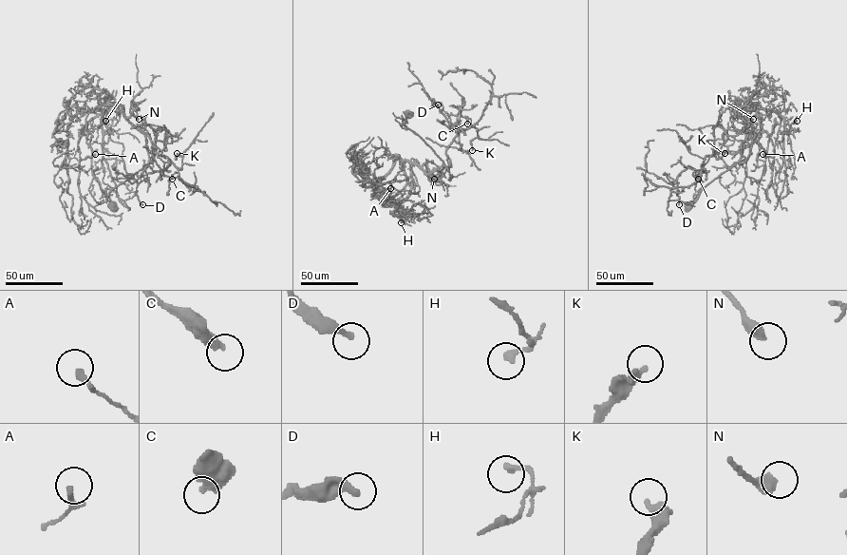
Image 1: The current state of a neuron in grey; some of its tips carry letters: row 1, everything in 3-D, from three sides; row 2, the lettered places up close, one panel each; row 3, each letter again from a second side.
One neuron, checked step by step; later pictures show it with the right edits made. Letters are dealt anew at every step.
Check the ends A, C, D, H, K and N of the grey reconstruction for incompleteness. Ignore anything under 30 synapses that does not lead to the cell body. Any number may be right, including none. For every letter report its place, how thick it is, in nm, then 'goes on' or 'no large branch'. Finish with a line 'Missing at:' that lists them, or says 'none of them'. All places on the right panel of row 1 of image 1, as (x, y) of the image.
A: (762, 154) | 150 nm | no large branch
C: (698, 179) | 400 nm | no large branch
D: (679, 204) | 320 nm | no large branch
H: (797, 121) | 260 nm | no large branch
K: (724, 153) | 320 nm | no large branch
N: (753, 119) | 480 nm | no large branch
Missing at: none of them

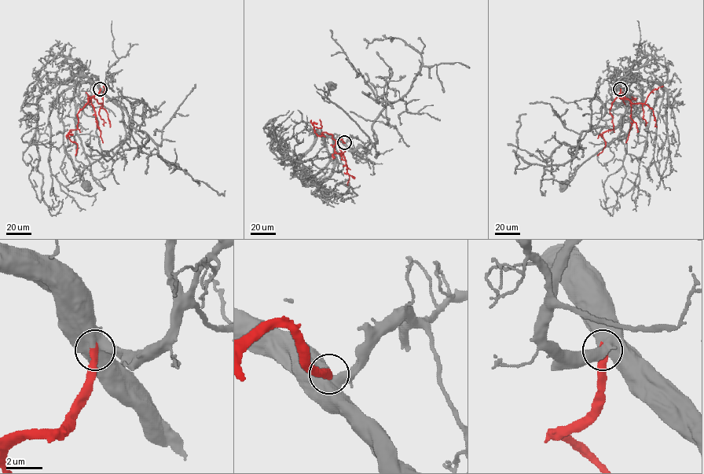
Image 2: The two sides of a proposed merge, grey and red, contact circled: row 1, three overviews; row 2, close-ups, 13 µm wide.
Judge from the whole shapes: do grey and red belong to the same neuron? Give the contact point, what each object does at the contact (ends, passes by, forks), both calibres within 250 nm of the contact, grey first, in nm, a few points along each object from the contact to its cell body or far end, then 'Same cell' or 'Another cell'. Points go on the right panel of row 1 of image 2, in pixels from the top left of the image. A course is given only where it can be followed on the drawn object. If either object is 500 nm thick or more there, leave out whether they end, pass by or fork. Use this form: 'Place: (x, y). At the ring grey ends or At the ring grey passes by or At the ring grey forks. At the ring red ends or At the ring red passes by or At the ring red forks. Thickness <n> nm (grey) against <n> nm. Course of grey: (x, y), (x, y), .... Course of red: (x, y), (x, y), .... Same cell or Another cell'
Place: (620, 89). Thickness 550 nm (grey) against 480 nm. Course of grey: (620, 89), (628, 96), (621, 134), (582, 164), (573, 178), (564, 185). Course of red: (620, 89), (610, 110), (614, 130), (602, 134), (606, 146), (597, 155). Same cell

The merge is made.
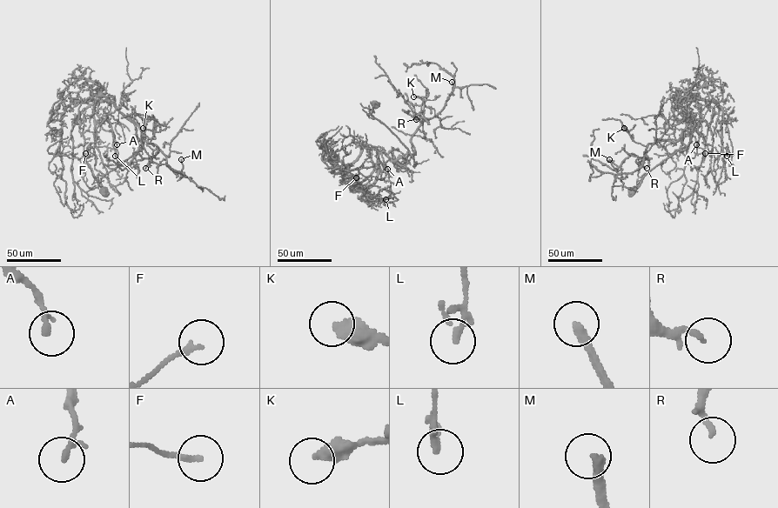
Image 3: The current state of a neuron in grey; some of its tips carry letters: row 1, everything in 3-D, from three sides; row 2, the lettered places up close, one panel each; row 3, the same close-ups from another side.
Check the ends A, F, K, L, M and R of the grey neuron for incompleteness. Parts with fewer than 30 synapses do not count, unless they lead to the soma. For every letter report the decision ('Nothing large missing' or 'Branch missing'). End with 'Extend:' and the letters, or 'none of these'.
A: Nothing large missing
F: Nothing large missing
K: Nothing large missing
L: Nothing large missing
M: Branch missing
R: Nothing large missing
Extend: M

